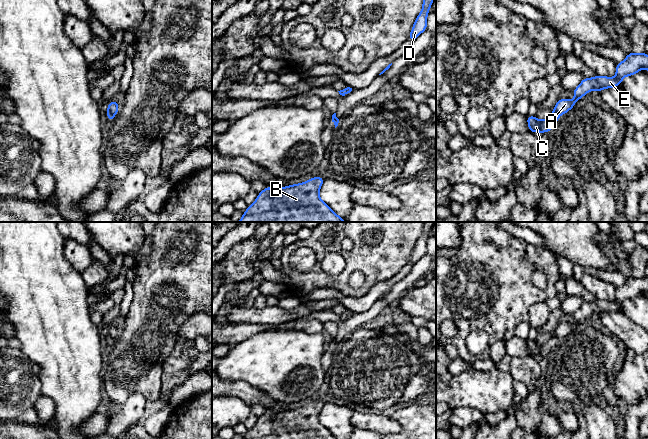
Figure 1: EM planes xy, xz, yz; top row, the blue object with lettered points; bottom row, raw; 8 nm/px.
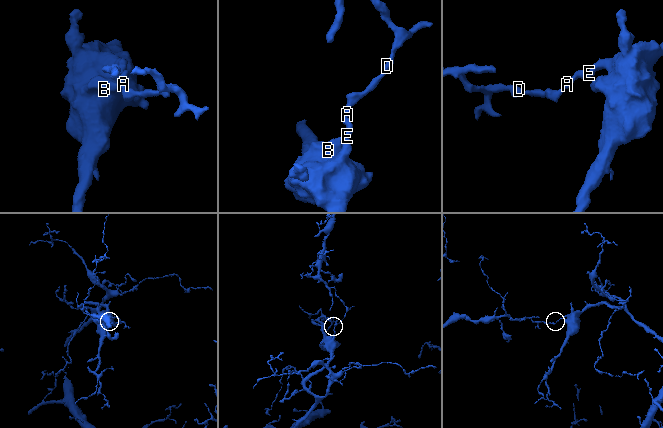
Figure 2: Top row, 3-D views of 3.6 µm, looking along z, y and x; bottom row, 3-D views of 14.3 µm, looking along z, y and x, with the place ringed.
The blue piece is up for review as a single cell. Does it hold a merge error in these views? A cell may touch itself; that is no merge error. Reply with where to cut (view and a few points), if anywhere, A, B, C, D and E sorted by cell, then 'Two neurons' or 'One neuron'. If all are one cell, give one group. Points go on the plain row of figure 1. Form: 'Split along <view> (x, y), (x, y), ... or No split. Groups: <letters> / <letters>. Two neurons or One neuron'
Split along yz (554, 336), (558, 339). Groups: A B E / C D. Two neurons

